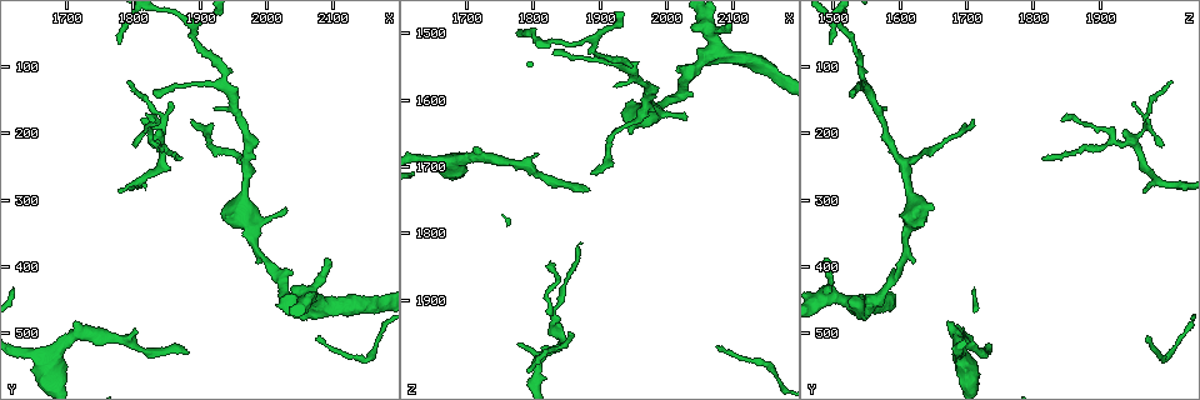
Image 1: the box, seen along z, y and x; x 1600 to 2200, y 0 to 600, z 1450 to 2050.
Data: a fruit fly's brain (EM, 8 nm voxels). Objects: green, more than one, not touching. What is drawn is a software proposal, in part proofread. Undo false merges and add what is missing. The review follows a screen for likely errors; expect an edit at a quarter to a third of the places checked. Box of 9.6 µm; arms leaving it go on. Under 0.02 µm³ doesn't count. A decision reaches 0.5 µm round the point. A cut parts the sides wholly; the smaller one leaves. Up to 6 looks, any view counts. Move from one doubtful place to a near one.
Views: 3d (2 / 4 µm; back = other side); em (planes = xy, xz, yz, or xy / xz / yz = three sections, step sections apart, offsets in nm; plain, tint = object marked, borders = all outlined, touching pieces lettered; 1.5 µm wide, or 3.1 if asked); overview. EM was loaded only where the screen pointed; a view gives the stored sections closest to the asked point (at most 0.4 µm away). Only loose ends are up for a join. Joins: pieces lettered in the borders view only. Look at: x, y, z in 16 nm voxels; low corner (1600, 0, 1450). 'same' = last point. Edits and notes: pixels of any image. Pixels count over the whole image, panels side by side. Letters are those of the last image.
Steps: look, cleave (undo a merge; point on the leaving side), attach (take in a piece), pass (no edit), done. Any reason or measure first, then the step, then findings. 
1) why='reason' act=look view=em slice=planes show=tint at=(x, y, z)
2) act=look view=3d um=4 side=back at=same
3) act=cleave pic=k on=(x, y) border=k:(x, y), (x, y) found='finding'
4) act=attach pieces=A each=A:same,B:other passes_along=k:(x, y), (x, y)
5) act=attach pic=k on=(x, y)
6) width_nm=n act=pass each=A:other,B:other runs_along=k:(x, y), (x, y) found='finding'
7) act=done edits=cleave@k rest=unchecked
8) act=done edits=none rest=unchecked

why='free end' act=look view=em slice=planes show=borders at=(1885, 180, 1710)

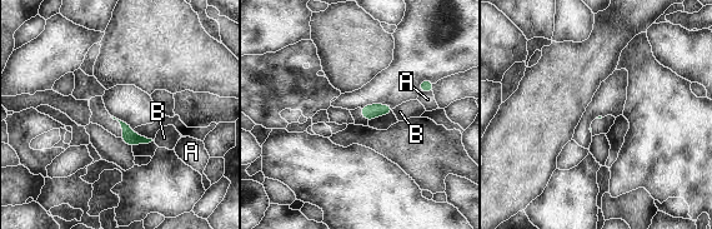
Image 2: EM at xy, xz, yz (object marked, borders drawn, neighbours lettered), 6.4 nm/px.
act=pass each=A:other,B:other border=2:(395, 108), (392, 111) found='no lettered piece goes on from it'

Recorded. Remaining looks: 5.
why='end of a long branch' act=look view=3d um=2 at=(1880, 530, 1735)

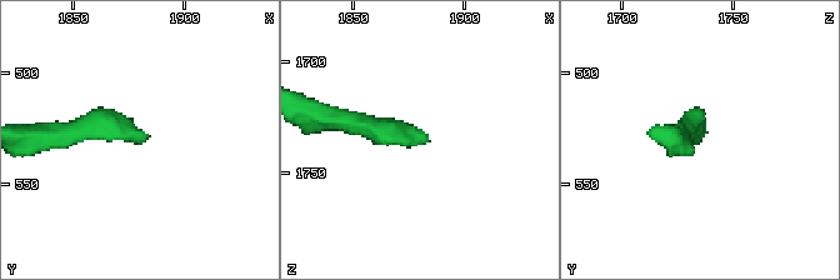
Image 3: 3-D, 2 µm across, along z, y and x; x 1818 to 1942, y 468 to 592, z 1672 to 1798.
why='need the tissue' act=look view=em slice=yz step=4 show=tint at=(1884, 530, 1737)

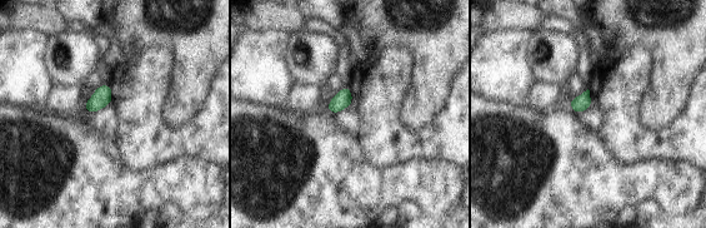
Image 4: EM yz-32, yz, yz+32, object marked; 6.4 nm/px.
act=look view=em slice=yz step=4 show=borders at=same

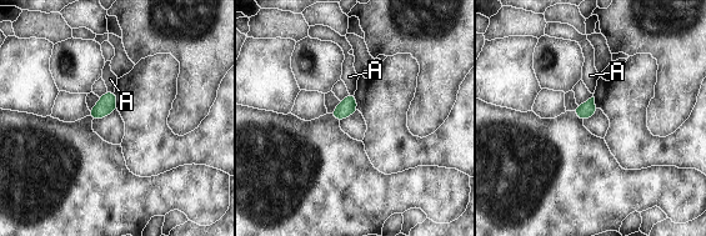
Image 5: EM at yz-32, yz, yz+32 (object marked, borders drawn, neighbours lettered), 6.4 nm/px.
longest_contact=A:50nm act=pass each=A:other border=5:(108, 90), (114, 91) found='none of them fits'

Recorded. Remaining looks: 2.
why='tapers out' act=look view=em slice=planes show=borders at=(1800, 220, 1990)

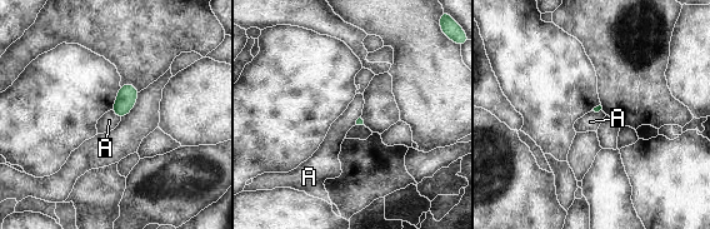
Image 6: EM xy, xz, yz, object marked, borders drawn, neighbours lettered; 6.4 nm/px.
act=pass each=A:other border=6:(110, 110), (120, 119) found='none of them fits'

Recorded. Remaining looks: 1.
act=done edits=none rest=unchecked

